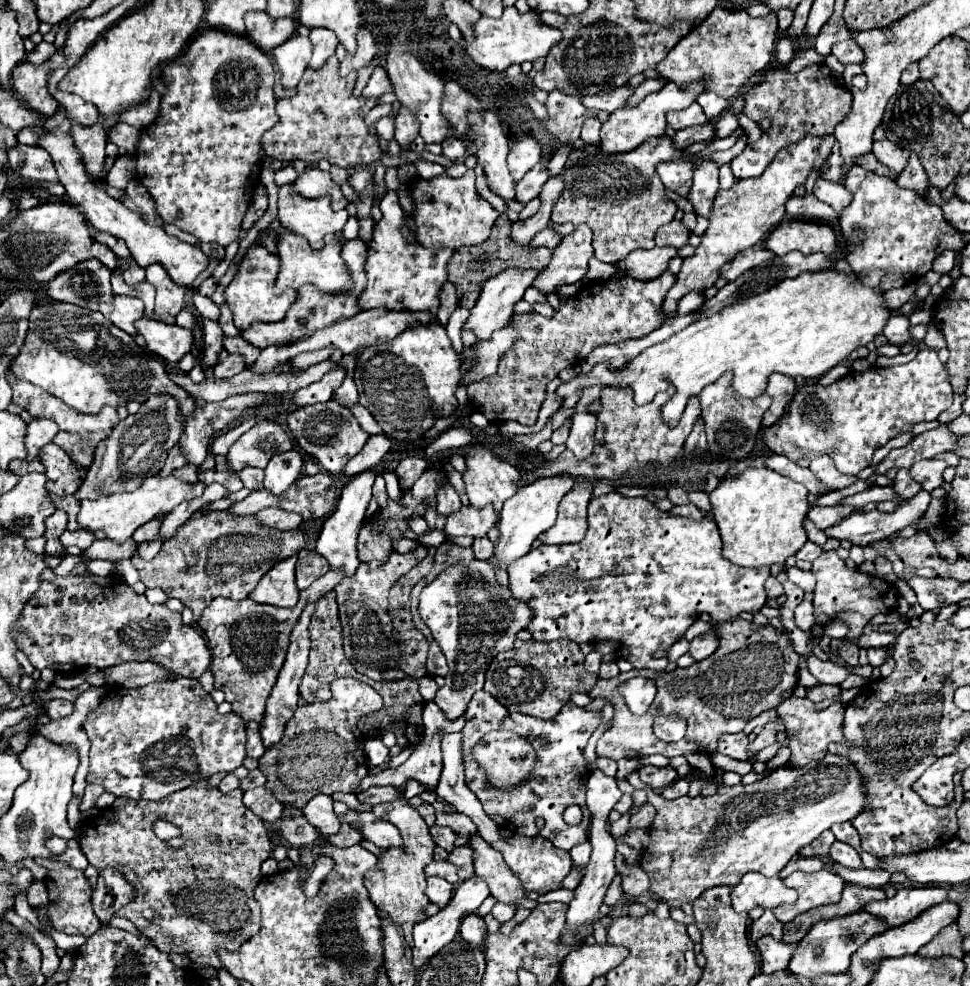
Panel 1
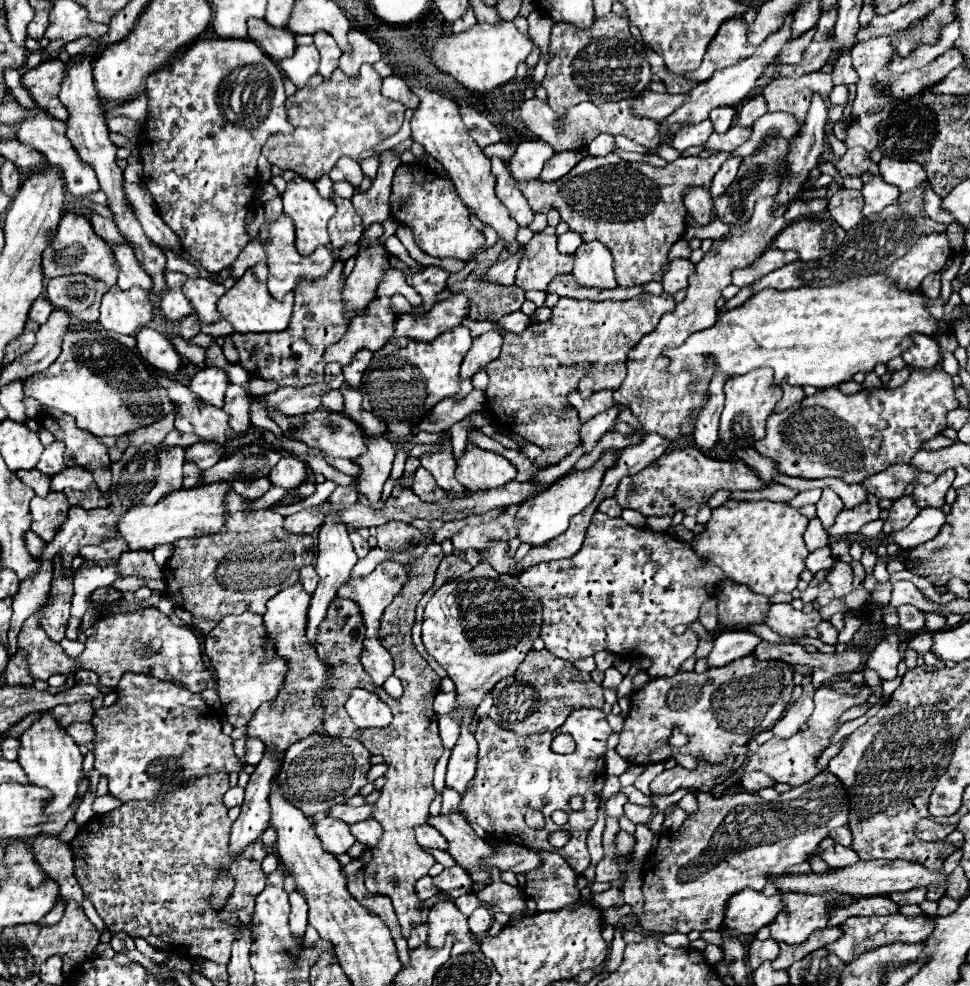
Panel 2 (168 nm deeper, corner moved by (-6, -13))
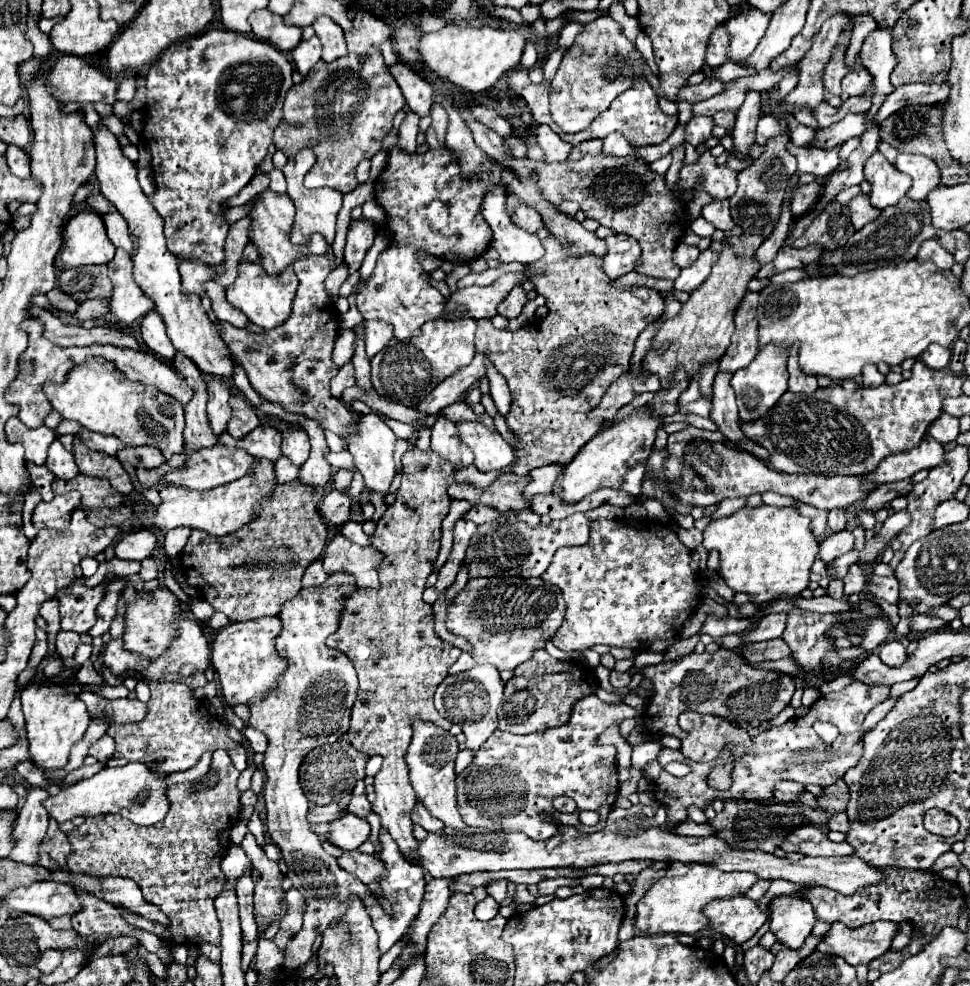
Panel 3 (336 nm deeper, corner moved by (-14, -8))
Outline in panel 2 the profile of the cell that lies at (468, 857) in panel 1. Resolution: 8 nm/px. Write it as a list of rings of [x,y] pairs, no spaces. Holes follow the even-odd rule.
[[[454,865],[450,869],[444,869],[440,875],[434,877],[434,887],[448,895],[450,899],[456,899],[464,893],[470,893],[470,887],[472,887],[472,879],[468,877],[468,873],[460,867],[460,865]]]

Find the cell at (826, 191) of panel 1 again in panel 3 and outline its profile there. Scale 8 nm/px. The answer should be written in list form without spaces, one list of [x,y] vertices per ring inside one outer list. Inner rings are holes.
[[[858,194],[854,196],[850,202],[848,202],[848,208],[850,208],[850,218],[852,218],[852,224],[856,230],[860,230],[864,224],[872,222],[878,218],[880,210],[876,210],[870,202],[868,202],[868,194]]]

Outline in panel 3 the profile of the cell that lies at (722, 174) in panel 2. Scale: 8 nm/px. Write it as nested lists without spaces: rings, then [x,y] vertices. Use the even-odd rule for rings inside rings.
[[[748,92],[744,104],[736,112],[736,124],[730,134],[734,142],[734,152],[738,154],[740,162],[750,160],[750,148],[754,146],[754,132],[756,132],[756,122],[762,116],[760,110],[760,94],[758,92]]]

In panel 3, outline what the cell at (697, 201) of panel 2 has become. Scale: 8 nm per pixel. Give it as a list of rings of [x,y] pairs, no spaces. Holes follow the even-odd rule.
[[[712,200],[702,208],[702,216],[714,224],[718,230],[730,232],[734,228],[734,222],[730,218],[730,204],[728,200]]]

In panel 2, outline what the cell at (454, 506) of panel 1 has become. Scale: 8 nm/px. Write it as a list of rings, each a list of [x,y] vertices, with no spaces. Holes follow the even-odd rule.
[[[442,439],[438,445],[440,447],[434,453],[432,451],[422,453],[420,463],[426,471],[432,473],[436,483],[450,493],[450,497],[464,497],[464,487],[454,477],[456,461],[454,461],[454,455],[452,455],[452,445],[450,445],[448,439]]]

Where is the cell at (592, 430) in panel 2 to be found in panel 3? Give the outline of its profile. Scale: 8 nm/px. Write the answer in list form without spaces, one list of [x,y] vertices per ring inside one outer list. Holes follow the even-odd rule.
[[[622,374],[604,394],[602,402],[590,412],[592,418],[604,418],[610,420],[616,416],[616,412],[626,406],[628,402],[632,402],[638,394],[644,392],[658,392],[660,390],[660,382],[656,376],[638,376],[638,378],[630,378],[630,374]]]

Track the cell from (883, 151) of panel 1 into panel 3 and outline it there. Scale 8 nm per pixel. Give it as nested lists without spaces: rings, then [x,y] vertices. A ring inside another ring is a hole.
[[[898,154],[894,166],[912,178],[912,186],[908,190],[912,200],[924,200],[928,192],[940,184],[940,170],[928,156]]]

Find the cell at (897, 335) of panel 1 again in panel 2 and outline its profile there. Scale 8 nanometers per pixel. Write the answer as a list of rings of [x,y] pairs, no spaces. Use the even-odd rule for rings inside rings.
[[[916,335],[916,347],[908,349],[902,357],[912,369],[932,369],[942,361],[938,341],[928,335]]]

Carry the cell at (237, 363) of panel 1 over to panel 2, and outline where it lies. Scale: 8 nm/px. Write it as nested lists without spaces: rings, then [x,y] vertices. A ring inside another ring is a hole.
[[[228,385],[226,397],[224,397],[224,411],[230,415],[228,425],[234,427],[234,431],[246,431],[250,427],[250,397],[240,385]]]

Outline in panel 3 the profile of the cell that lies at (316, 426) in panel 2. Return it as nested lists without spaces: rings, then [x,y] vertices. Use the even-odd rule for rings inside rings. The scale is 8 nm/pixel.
[[[306,256],[294,262],[294,272],[300,286],[292,304],[292,314],[282,326],[252,334],[244,328],[222,324],[222,338],[232,356],[244,366],[252,388],[260,396],[280,404],[286,412],[312,418],[324,430],[346,438],[356,426],[356,414],[330,396],[330,380],[338,370],[332,362],[332,350],[340,328],[336,306],[324,286],[324,280],[332,272],[332,264],[326,256]]]

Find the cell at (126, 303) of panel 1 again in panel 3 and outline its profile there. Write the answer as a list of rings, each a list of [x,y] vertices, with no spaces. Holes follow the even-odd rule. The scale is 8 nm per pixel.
[[[118,248],[112,262],[108,262],[108,270],[114,284],[110,312],[118,322],[132,324],[154,310],[154,302],[140,290],[140,286],[136,286],[132,276],[132,260],[122,248]]]

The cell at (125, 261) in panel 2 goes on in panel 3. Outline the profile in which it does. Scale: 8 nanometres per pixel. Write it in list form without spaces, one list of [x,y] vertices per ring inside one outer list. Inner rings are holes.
[[[110,212],[110,214],[102,216],[102,218],[104,218],[104,224],[106,224],[106,228],[108,228],[108,238],[112,240],[112,244],[114,244],[116,248],[126,250],[126,252],[132,256],[134,244],[132,244],[132,238],[130,238],[130,234],[128,234],[128,228],[126,228],[124,218],[122,218],[118,212]]]

